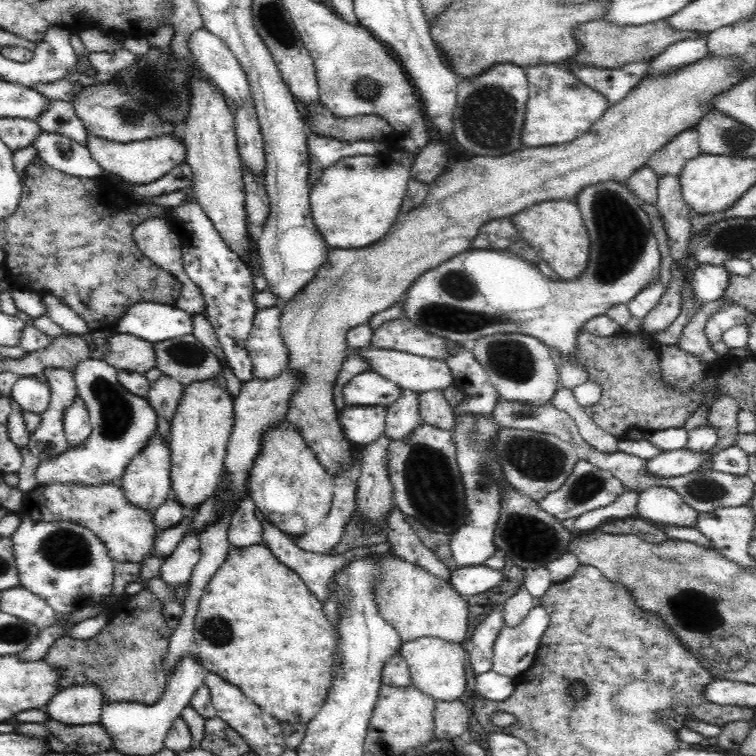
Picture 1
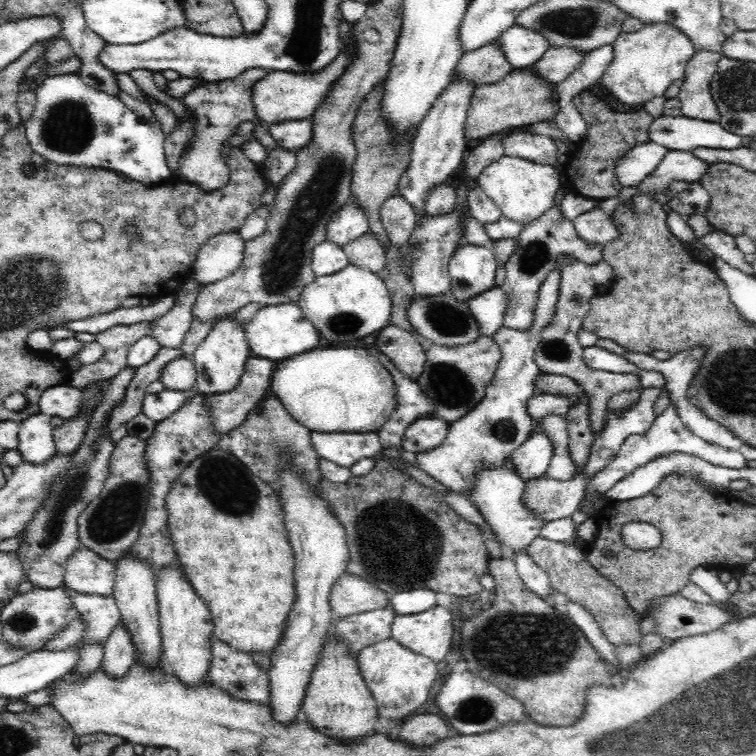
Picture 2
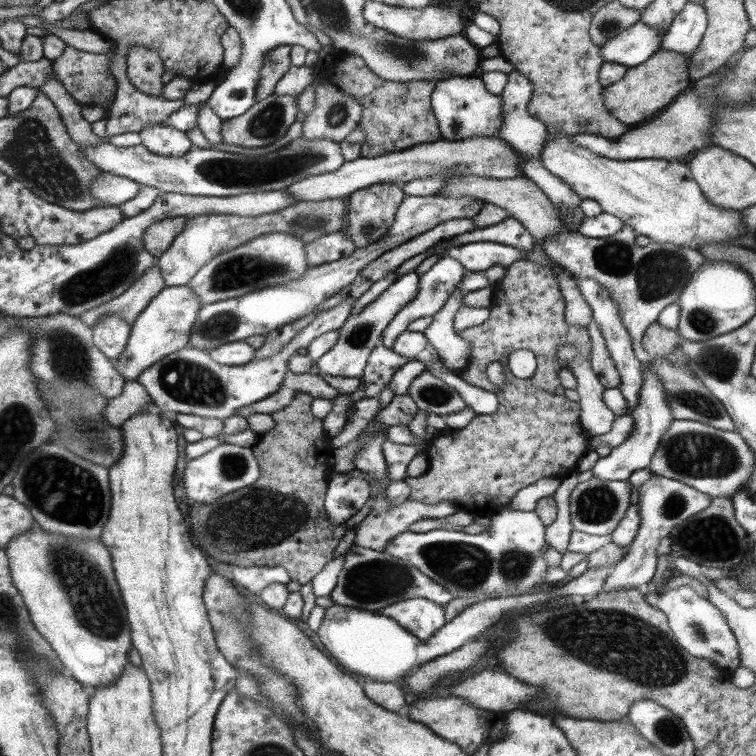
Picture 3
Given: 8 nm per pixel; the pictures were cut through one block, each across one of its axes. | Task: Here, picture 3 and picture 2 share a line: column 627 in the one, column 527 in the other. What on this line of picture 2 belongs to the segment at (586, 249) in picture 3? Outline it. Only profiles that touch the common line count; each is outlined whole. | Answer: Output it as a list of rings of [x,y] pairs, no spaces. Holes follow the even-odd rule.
[[[561,188],[554,206],[544,212],[538,220],[527,227],[523,227],[519,234],[518,246],[516,246],[514,254],[510,256],[510,260],[504,266],[505,279],[502,288],[506,293],[507,307],[503,318],[503,326],[508,329],[528,332],[532,328],[533,311],[536,310],[537,306],[537,295],[541,283],[557,265],[556,254],[559,252],[574,254],[579,262],[588,266],[596,266],[598,262],[603,260],[602,246],[589,246],[589,244],[582,242],[575,233],[573,223],[564,220],[557,209],[562,194],[566,194],[568,191]]]

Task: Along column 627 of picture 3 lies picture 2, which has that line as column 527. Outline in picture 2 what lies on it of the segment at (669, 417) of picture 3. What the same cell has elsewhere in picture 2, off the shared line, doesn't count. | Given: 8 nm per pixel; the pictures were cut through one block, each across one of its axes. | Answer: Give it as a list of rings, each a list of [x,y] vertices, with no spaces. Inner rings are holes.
[[[531,417],[534,429],[530,436],[518,448],[514,449],[511,462],[516,467],[516,474],[526,482],[529,478],[538,479],[546,476],[554,456],[554,443],[546,429],[542,427],[542,419]]]

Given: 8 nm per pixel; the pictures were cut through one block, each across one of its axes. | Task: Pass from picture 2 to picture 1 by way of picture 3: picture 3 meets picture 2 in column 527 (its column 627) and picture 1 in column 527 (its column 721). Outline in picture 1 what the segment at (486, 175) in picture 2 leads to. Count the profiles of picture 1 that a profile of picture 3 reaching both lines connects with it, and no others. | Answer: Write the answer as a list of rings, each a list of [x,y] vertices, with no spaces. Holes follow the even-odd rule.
[[[556,199],[534,204],[511,218],[521,238],[534,247],[539,259],[545,260],[554,269],[560,281],[570,282],[584,274],[588,266],[590,239],[575,201]]]

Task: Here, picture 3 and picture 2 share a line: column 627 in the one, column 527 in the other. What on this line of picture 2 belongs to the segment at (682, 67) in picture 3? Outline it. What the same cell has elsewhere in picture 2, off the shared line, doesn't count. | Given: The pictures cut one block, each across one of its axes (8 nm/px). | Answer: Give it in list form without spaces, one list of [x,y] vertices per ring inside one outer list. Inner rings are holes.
[[[516,68],[508,72],[506,78],[494,84],[479,86],[469,103],[468,117],[465,123],[466,140],[489,137],[501,131],[526,128],[529,124],[554,122],[560,113],[560,105],[553,101],[552,92],[556,86],[536,78],[530,70]]]

